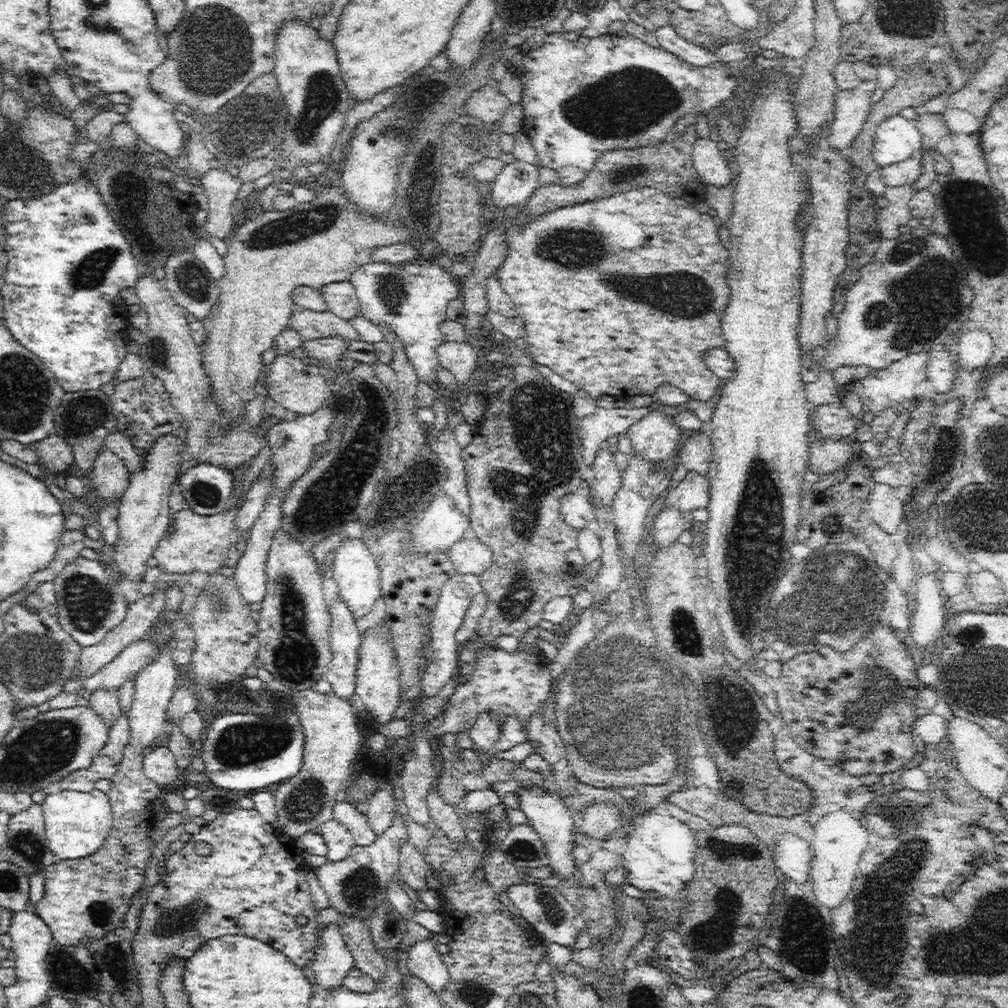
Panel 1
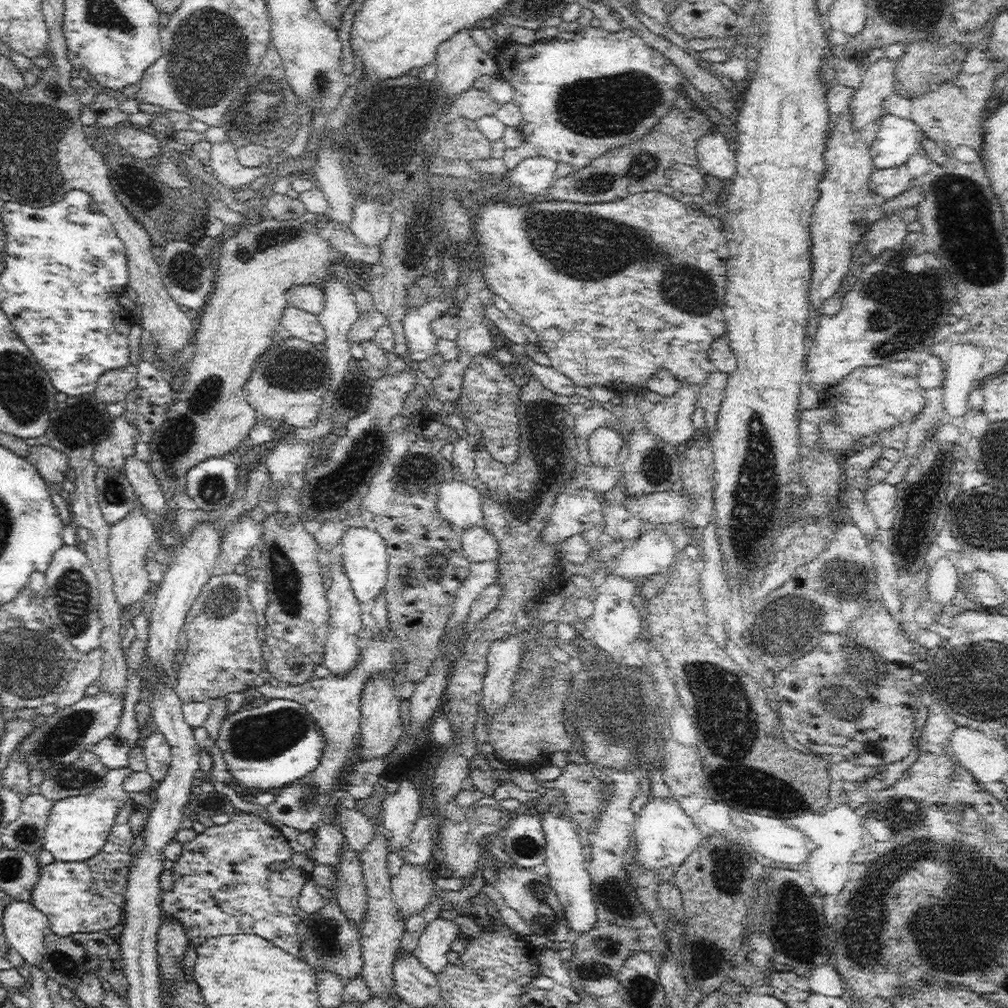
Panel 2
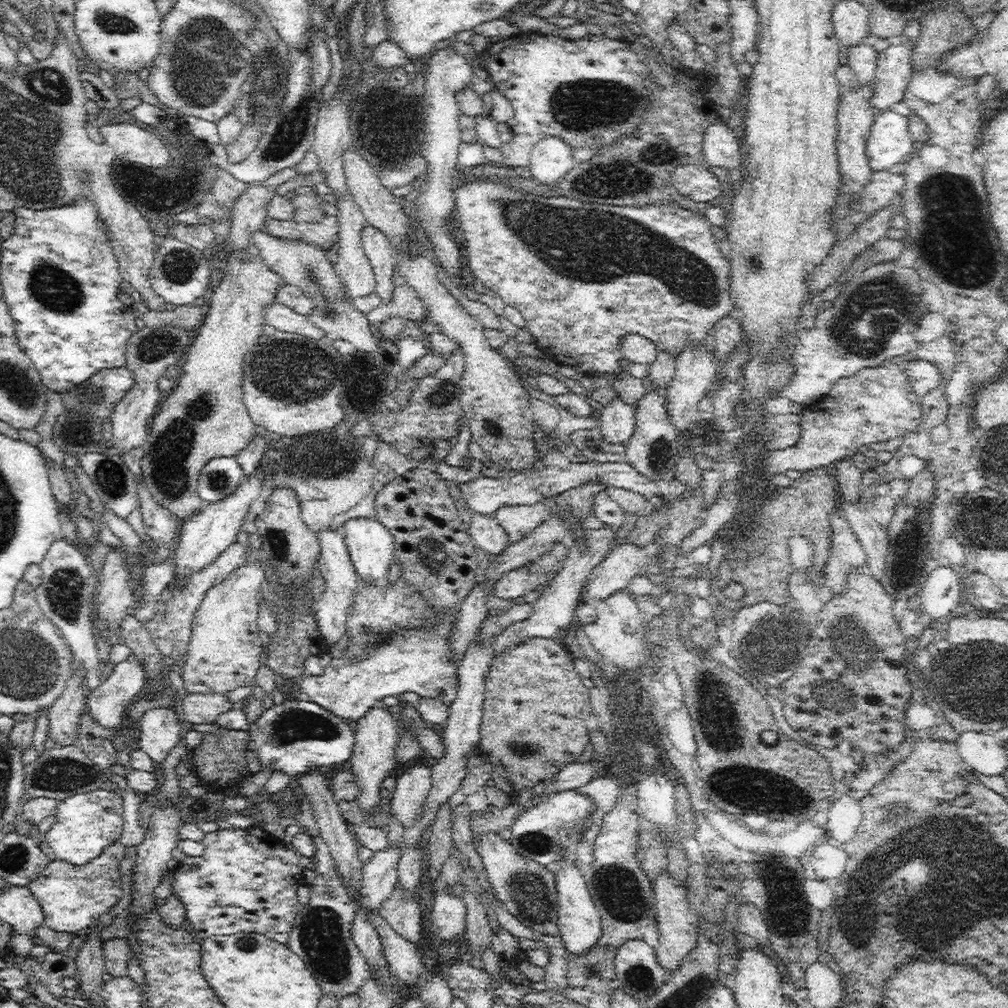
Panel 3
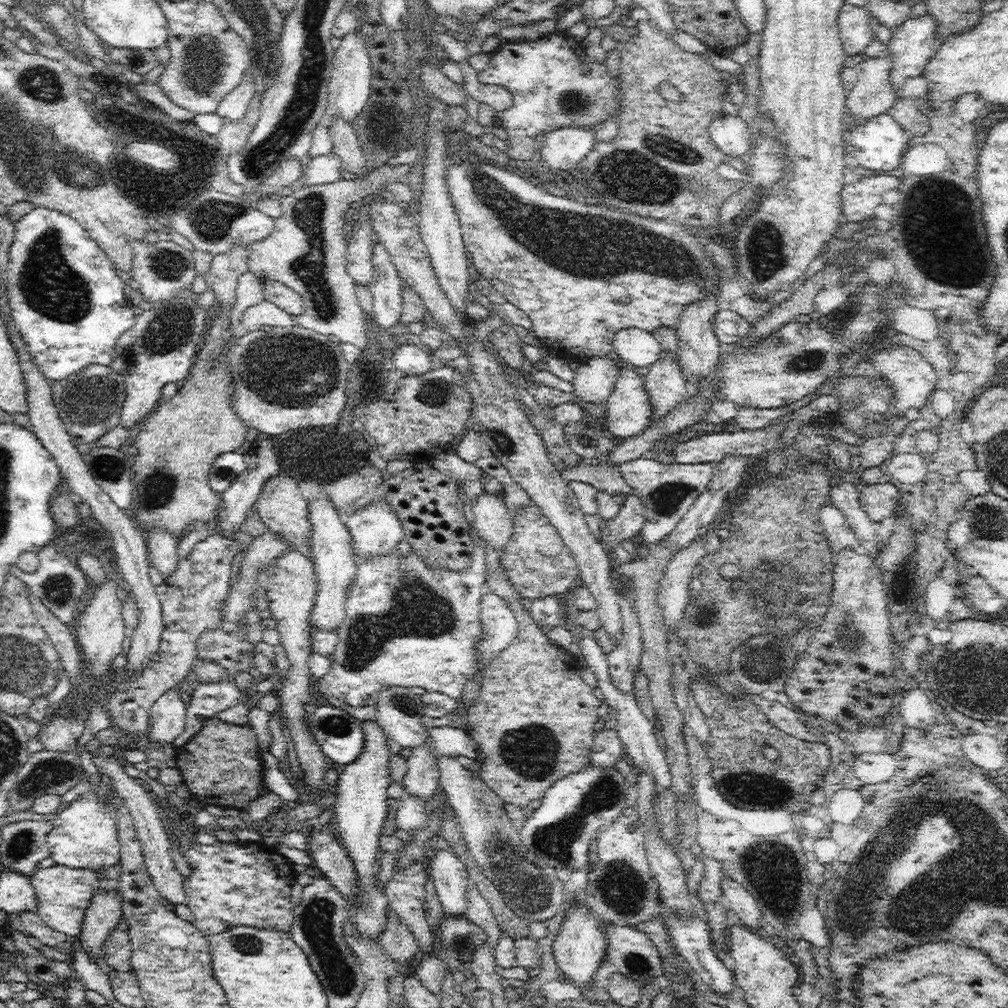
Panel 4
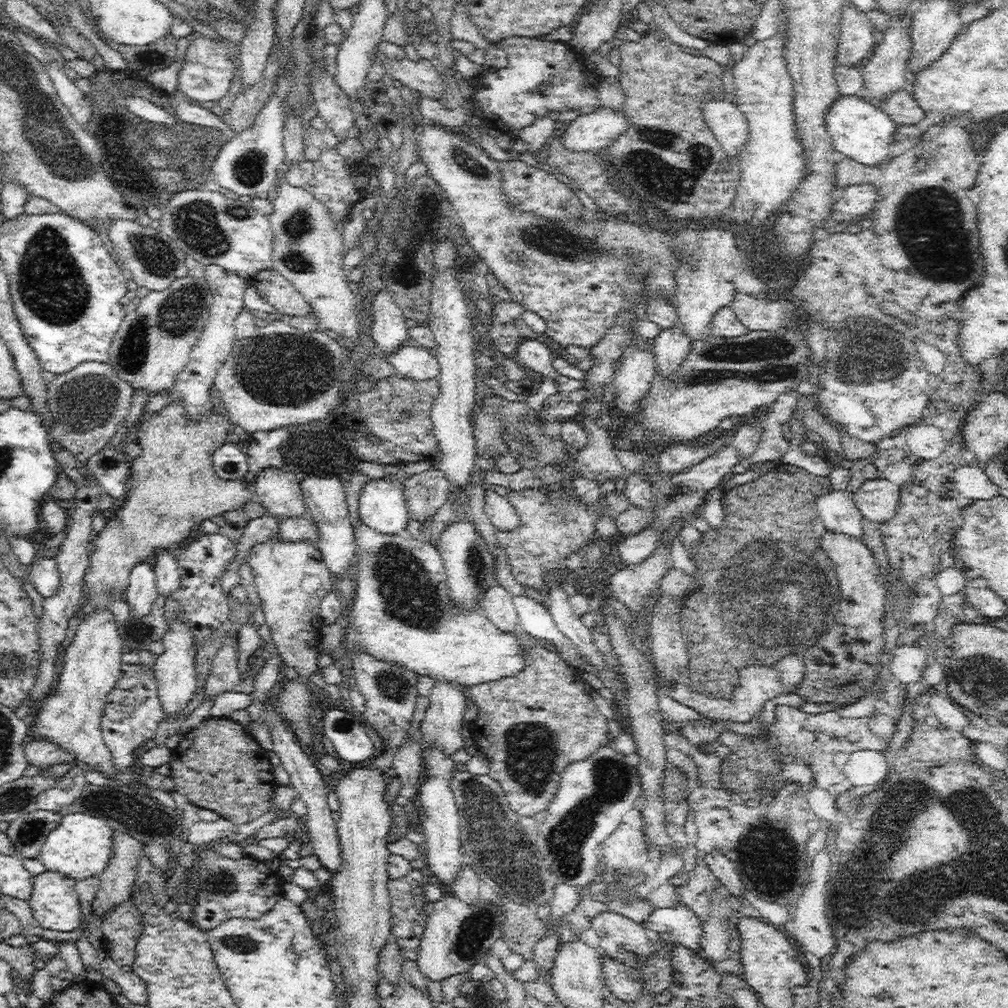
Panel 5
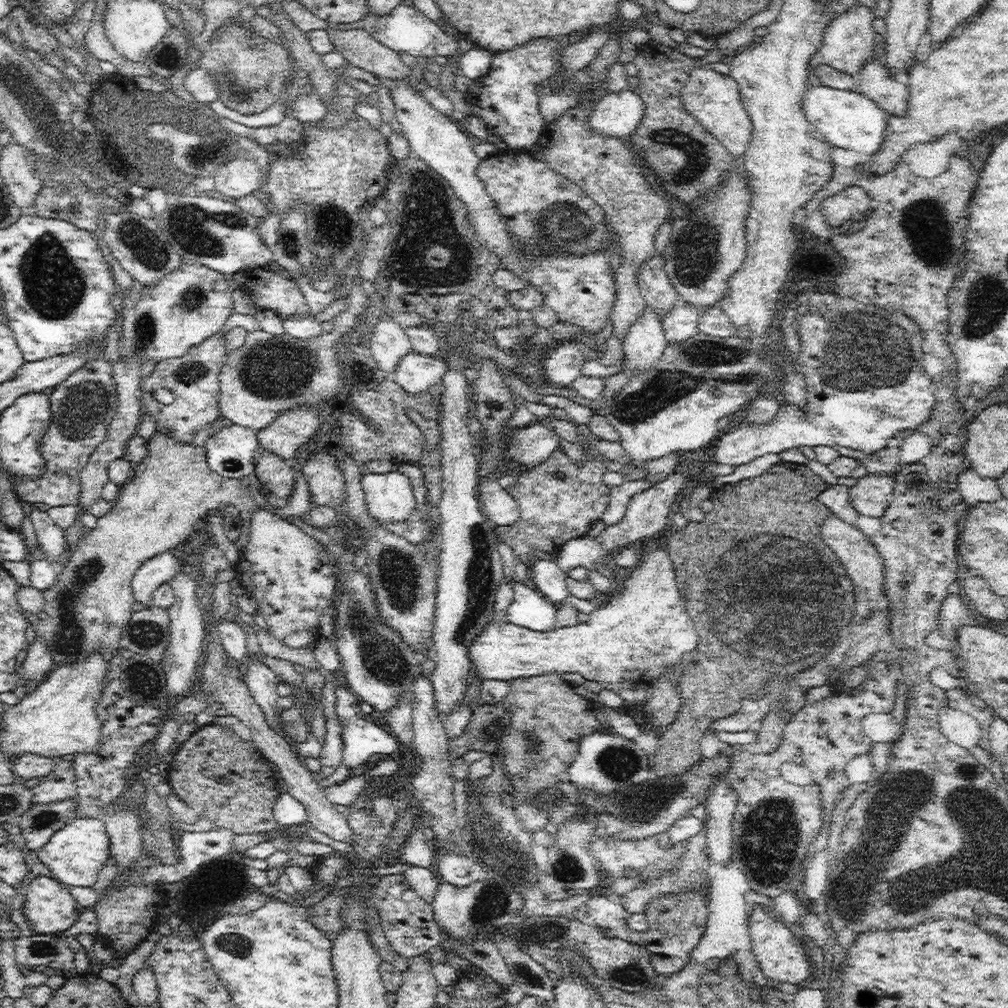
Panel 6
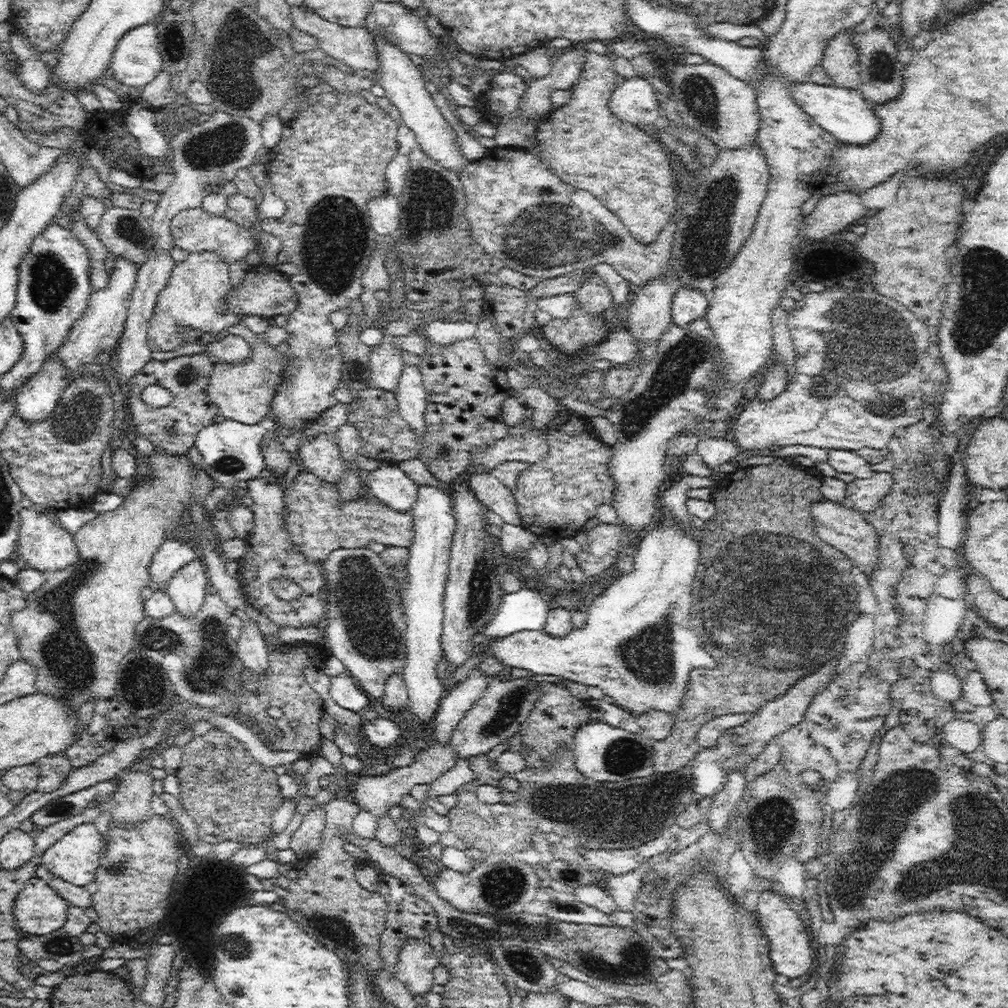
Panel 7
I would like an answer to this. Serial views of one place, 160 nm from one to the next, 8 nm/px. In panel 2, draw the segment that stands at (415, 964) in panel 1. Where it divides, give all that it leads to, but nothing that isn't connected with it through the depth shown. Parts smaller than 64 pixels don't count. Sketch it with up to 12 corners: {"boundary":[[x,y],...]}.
{"boundary":[[436,917],[420,935],[416,959],[434,975],[462,933],[454,919]]}

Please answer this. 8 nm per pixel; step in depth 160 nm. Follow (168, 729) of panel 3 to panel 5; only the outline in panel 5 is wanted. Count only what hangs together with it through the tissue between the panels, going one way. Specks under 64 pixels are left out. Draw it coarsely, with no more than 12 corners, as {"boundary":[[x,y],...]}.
{"boundary":[[172,620],[153,672],[164,718],[179,713],[198,683],[194,633]]}

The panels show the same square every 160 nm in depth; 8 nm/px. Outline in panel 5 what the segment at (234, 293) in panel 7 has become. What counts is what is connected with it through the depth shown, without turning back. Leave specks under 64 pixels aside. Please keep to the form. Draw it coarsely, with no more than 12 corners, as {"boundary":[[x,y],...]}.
{"boundary":[[272,268],[250,283],[279,313],[306,316],[306,299]]}

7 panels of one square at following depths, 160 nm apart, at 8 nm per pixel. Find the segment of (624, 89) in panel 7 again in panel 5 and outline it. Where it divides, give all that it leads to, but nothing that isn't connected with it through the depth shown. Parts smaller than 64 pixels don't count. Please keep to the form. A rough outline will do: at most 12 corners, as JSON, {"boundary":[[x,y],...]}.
{"boundary":[[600,106],[562,132],[574,152],[601,152],[624,135],[622,109]]}

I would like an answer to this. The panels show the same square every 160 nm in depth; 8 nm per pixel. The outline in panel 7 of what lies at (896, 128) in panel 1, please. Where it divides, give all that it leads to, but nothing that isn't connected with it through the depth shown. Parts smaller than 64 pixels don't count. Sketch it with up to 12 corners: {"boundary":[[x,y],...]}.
{"boundary":[[790,83],[798,106],[840,143],[881,126],[859,89]]}

